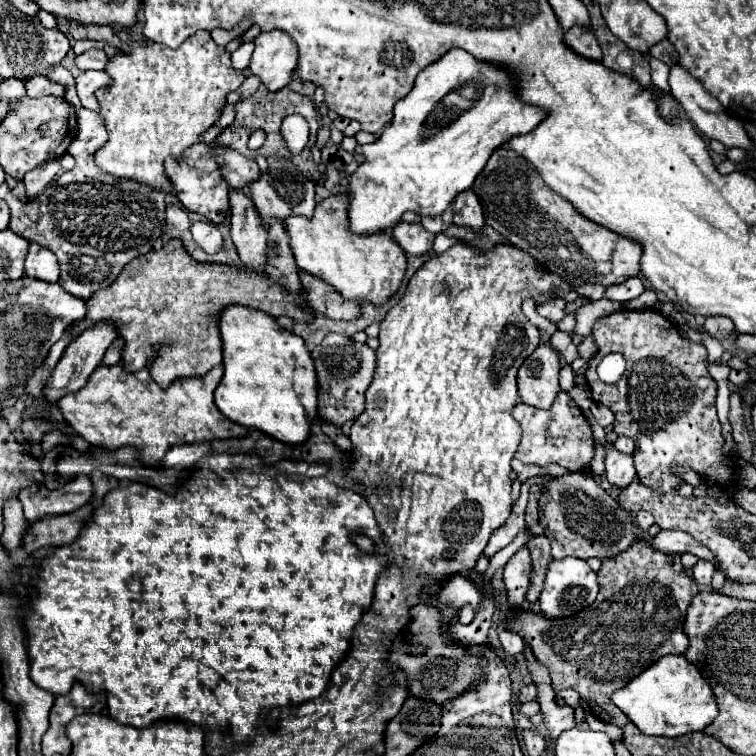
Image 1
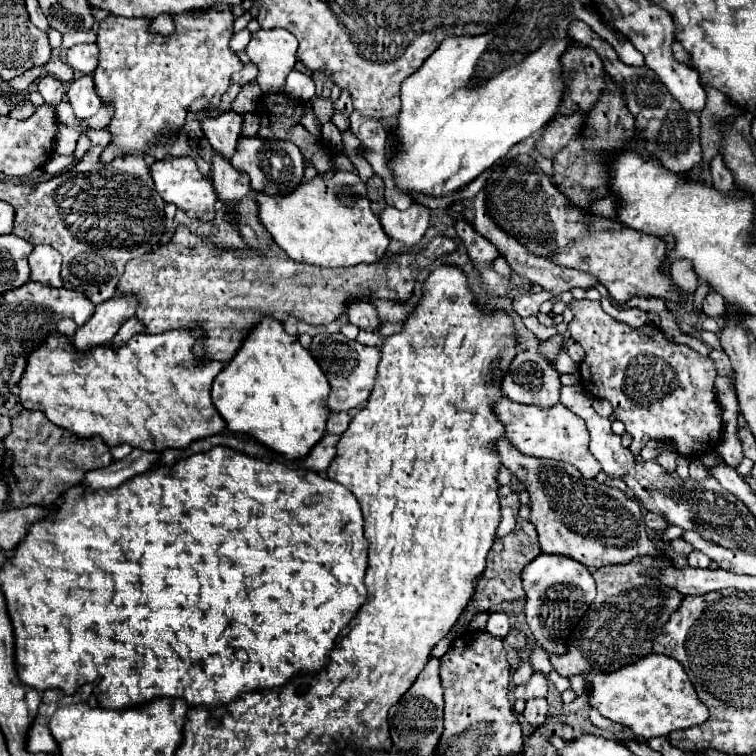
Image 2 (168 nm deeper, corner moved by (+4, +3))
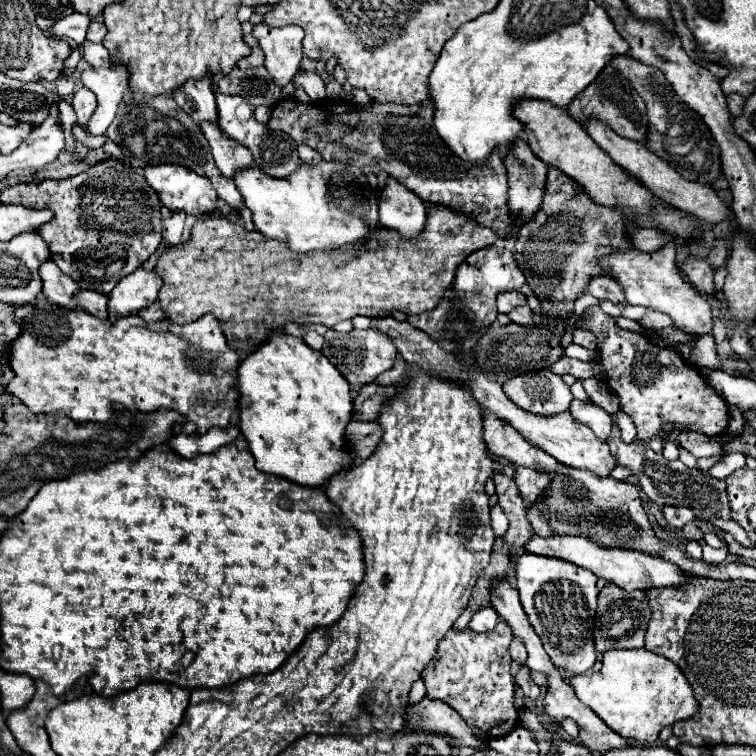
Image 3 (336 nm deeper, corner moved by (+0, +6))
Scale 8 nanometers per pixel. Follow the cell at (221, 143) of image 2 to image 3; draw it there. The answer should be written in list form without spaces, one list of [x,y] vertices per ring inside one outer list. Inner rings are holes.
[[[208,78],[196,80],[196,82],[186,82],[176,94],[174,94],[176,104],[180,104],[182,110],[186,110],[194,122],[218,122],[218,108],[216,108],[216,98],[214,90],[210,86]]]

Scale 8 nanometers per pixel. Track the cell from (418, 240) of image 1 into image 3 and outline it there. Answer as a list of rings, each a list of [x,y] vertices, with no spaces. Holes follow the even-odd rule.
[[[388,178],[380,192],[380,226],[396,230],[404,238],[416,238],[428,220],[428,208],[404,184]]]

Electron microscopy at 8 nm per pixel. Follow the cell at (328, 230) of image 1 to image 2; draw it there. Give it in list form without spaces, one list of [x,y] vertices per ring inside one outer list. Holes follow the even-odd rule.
[[[334,171],[330,179],[316,175],[304,181],[296,193],[288,193],[288,197],[264,197],[264,193],[254,193],[254,201],[258,203],[258,221],[292,261],[318,267],[352,267],[380,261],[388,249],[390,239],[370,209],[366,185],[358,173]]]

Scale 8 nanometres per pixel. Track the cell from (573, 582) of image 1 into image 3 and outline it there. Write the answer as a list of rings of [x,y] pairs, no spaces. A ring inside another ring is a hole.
[[[524,554],[516,564],[516,580],[520,602],[528,614],[532,628],[542,640],[546,654],[556,668],[566,668],[572,674],[588,672],[596,662],[594,650],[594,616],[596,616],[596,576],[572,562],[560,558]]]

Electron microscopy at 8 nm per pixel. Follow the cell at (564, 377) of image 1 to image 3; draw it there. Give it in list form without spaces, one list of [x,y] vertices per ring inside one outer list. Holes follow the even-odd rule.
[[[574,398],[570,402],[570,412],[578,422],[590,426],[592,432],[596,434],[596,438],[600,438],[602,442],[606,442],[610,438],[610,434],[612,434],[612,416],[604,408],[596,406],[590,400]]]

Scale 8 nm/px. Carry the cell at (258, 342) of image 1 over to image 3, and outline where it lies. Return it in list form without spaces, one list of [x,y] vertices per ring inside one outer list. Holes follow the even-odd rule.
[[[274,330],[268,340],[264,340],[248,358],[244,358],[240,364],[238,364],[238,372],[236,372],[236,390],[238,390],[238,410],[240,410],[240,432],[242,436],[246,438],[246,442],[250,444],[250,450],[256,458],[256,468],[258,470],[264,470],[268,474],[276,474],[280,478],[288,478],[290,482],[300,482],[304,486],[322,486],[332,474],[344,470],[350,466],[350,456],[348,460],[344,460],[344,428],[346,428],[346,422],[350,420],[352,416],[352,396],[350,396],[350,386],[346,382],[346,378],[328,362],[328,358],[310,348],[304,340],[298,340],[294,336],[288,336],[280,330]]]

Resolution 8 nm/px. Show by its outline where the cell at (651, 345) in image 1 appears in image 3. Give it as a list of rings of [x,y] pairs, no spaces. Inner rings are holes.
[[[598,306],[590,308],[590,316],[578,320],[576,326],[596,336],[600,364],[604,366],[604,382],[620,398],[620,408],[634,420],[638,440],[660,434],[666,424],[684,424],[688,430],[712,438],[726,430],[728,404],[706,382],[702,372],[686,364],[676,350],[660,348],[644,334],[620,329],[616,320]]]

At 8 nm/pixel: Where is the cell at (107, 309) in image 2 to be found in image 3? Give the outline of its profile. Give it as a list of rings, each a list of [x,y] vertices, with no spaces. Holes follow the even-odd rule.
[[[142,268],[122,278],[108,296],[108,320],[114,324],[116,320],[150,306],[158,298],[160,286],[160,278]]]

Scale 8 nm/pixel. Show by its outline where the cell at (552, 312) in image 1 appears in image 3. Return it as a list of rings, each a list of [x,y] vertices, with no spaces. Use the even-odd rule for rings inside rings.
[[[516,290],[504,292],[504,294],[500,294],[500,298],[498,298],[498,312],[508,314],[508,312],[514,310],[516,306],[526,306],[526,304],[528,304],[528,300],[526,300],[526,296],[524,296],[522,292],[516,292]]]

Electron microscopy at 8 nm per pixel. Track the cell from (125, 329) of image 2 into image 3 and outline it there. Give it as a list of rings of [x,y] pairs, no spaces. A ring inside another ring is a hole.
[[[150,304],[148,308],[140,310],[138,316],[140,316],[144,322],[158,322],[158,320],[164,318],[164,312],[160,312],[160,308],[158,308],[156,304]]]

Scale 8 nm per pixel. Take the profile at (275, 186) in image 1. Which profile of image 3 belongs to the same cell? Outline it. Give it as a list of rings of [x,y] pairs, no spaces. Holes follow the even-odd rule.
[[[216,92],[216,102],[218,102],[218,110],[220,110],[220,130],[224,130],[224,136],[244,144],[252,156],[254,156],[254,164],[260,166],[268,176],[274,178],[286,178],[290,176],[294,170],[300,168],[300,158],[298,158],[298,144],[296,140],[292,140],[288,134],[284,132],[276,132],[270,130],[266,124],[260,124],[254,120],[254,106],[250,106],[248,102],[244,102],[244,98],[236,98],[236,96],[224,96],[220,92]]]

